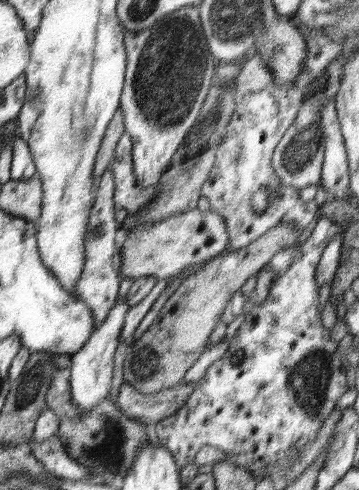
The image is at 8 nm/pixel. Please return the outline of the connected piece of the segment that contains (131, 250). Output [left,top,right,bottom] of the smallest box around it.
[119,207,228,279]

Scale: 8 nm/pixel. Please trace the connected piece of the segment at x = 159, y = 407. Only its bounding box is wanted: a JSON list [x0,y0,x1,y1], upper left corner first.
[116,381,189,426]

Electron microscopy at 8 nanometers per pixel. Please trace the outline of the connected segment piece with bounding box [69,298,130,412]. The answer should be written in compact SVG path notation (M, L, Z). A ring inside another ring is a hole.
M117 298L117 300L113 306L113 310L102 323L102 326L94 331L82 349L71 355L69 365L71 368L69 378L71 384L70 391L72 391L73 401L77 402L77 408L81 412L89 412L89 410L92 410L96 405L108 398L111 391L112 372L114 372L114 352L119 348L125 318L128 316L130 308L128 298Z

